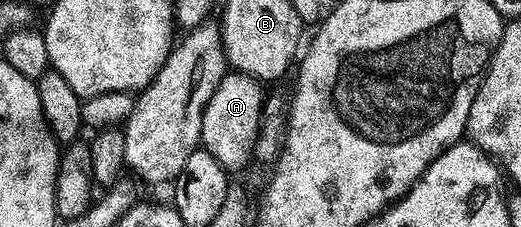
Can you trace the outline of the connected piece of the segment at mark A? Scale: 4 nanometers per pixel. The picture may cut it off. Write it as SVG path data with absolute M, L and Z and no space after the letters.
M236 71L226 72L224 79L215 87L215 95L207 103L203 111L203 127L201 128L201 145L216 159L227 171L241 169L255 157L257 148L257 132L261 130L261 119L263 116L263 96L261 97L262 82L255 77L248 77L246 73Z

